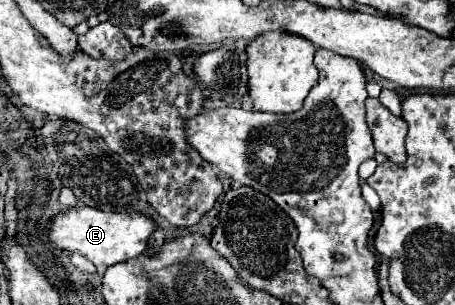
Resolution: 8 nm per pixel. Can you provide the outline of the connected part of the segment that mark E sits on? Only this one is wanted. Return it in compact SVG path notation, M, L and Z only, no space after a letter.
M76 207L52 219L48 237L60 249L68 253L78 251L88 257L98 271L104 271L110 265L142 255L148 249L148 239L154 229L154 221L144 213L106 213L94 207Z

